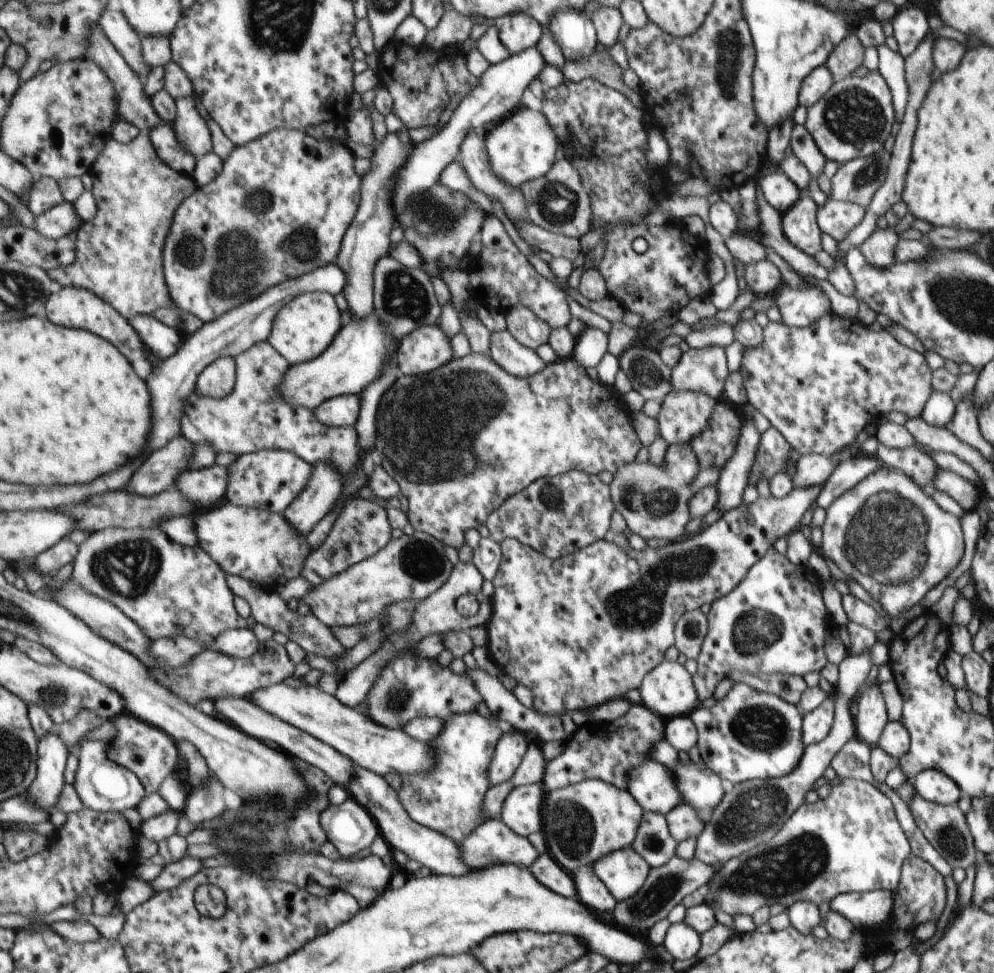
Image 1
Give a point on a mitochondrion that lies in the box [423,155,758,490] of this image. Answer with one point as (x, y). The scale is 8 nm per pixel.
(557, 203)

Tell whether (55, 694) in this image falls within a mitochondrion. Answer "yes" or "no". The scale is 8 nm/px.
yes

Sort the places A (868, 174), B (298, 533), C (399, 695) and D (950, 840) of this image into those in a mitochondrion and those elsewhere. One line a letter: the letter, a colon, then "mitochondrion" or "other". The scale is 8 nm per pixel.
A: mitochondrion
B: other
C: mitochondrion
D: mitochondrion

